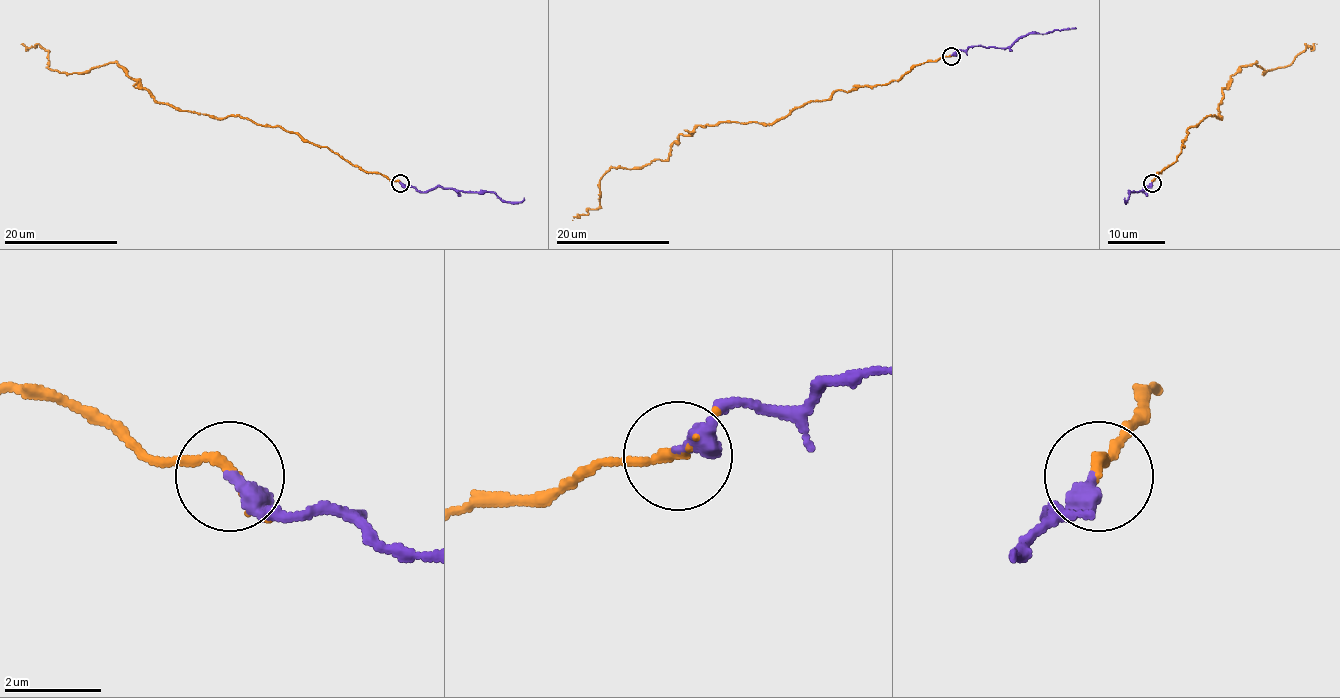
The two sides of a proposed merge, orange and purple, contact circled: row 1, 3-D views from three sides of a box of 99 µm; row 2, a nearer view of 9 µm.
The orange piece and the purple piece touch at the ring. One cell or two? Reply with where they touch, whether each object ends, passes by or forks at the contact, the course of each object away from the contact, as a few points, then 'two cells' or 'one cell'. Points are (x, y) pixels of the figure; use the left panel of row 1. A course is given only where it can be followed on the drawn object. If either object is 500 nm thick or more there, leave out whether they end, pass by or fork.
(400, 183) | orange passes by | purple ends | orange via (400, 182), (281, 127), (158, 103), (114, 63), (59, 73), (49, 67), (47, 51), (20, 44) | purple via (400, 182), (423, 192), (437, 186), (494, 192), (511, 202), (520, 202), (524, 198) | one cell

